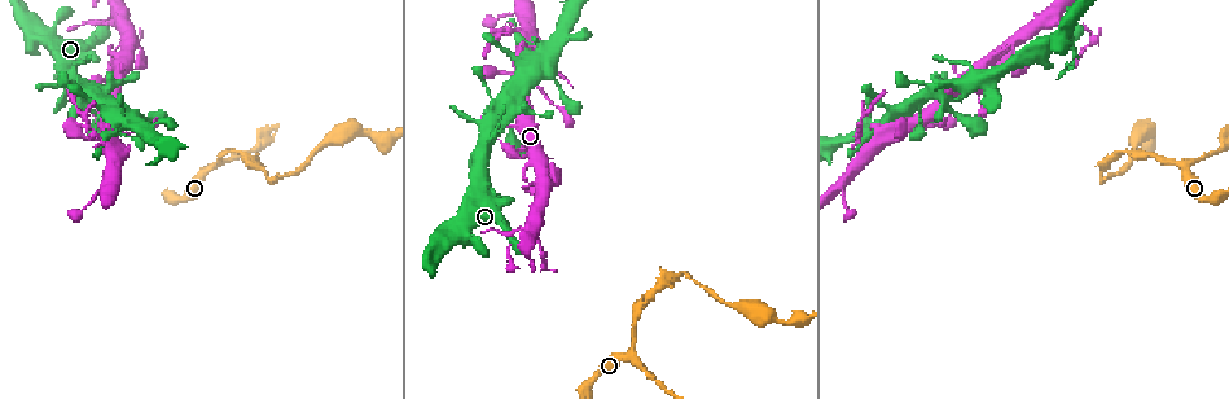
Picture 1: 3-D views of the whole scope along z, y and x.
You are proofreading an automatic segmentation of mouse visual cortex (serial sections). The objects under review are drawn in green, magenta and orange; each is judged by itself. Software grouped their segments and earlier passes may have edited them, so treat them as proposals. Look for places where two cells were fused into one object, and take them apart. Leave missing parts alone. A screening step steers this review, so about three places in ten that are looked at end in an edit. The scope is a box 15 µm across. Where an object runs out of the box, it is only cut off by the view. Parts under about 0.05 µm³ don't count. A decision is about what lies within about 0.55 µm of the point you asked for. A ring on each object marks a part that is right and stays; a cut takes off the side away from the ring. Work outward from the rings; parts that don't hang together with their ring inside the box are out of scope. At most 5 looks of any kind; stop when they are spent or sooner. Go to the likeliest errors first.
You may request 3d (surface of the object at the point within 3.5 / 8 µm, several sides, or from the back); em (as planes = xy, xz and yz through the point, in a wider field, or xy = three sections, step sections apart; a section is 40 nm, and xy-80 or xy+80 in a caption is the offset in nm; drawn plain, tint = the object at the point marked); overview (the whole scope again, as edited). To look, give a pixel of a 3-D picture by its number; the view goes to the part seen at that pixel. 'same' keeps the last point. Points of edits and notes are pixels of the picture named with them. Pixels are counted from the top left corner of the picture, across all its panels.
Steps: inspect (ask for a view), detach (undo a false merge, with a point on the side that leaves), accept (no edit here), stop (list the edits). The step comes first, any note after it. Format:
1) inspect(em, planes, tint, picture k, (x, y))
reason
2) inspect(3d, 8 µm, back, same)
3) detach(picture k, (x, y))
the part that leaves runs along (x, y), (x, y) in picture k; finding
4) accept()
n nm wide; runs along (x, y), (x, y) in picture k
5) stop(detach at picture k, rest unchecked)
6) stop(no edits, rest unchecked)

inspect(3d, 3.5 µm, picture 1, (1186, 161))
abrupt turn

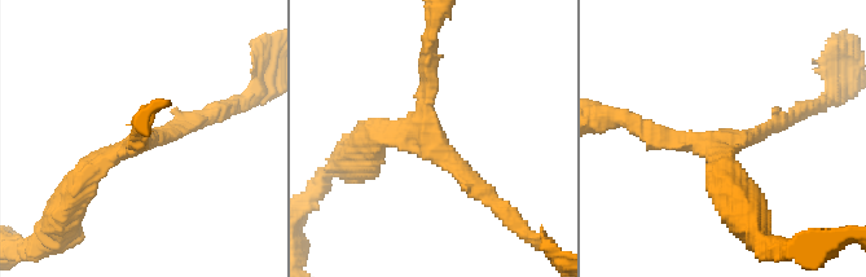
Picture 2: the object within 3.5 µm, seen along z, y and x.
inspect(em, xy, step 5, tint, picture 2, (423, 124))
3 arms; arms of 200, 200, 400 nm; need the tissue

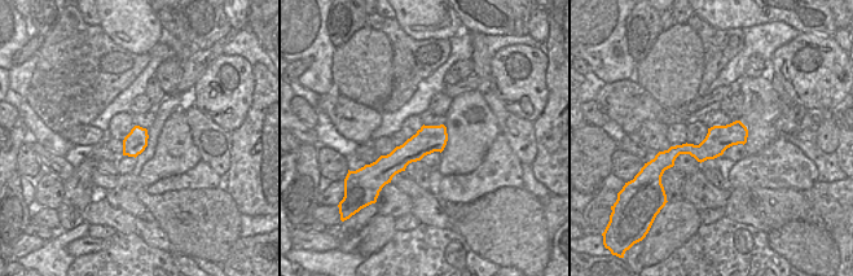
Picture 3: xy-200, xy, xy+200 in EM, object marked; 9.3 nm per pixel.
accept()
260 nm wide; runs along (744, 132), (667, 160) in picture 3; one cell here

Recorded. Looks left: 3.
inspect(3d, 3.5 µm, back, picture 1, (106, 144))
four or more arms meet

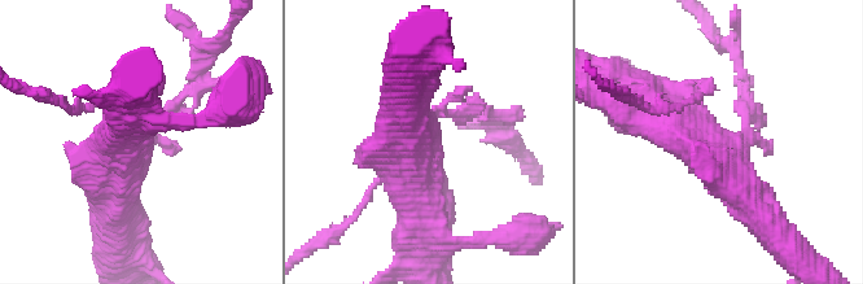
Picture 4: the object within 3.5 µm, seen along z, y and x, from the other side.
inspect(em, xy, step 5, tint, picture 4, (733, 146))

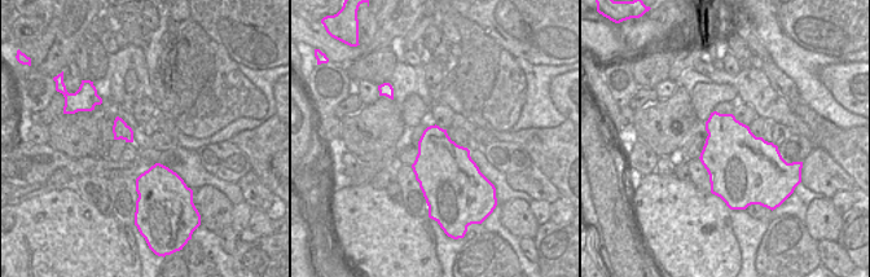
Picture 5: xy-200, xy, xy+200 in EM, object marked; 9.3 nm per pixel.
detach(picture 4, (481, 114))
500 nm wide; the part that leaves runs along (443, 114), (483, 114), (512, 140) in picture 4; a second cell is stuck on

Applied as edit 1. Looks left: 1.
stop(detach at picture 4, rest unchecked)

